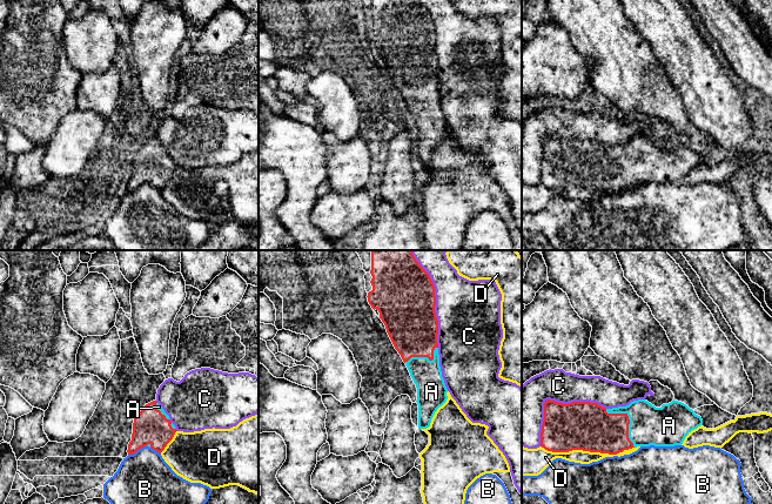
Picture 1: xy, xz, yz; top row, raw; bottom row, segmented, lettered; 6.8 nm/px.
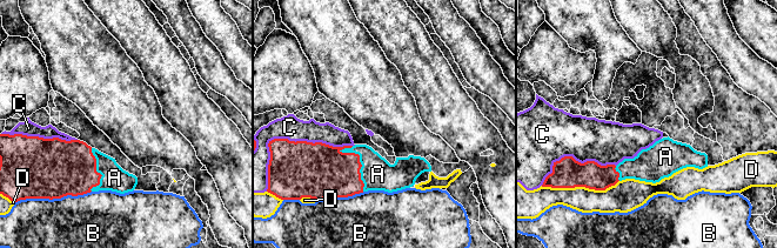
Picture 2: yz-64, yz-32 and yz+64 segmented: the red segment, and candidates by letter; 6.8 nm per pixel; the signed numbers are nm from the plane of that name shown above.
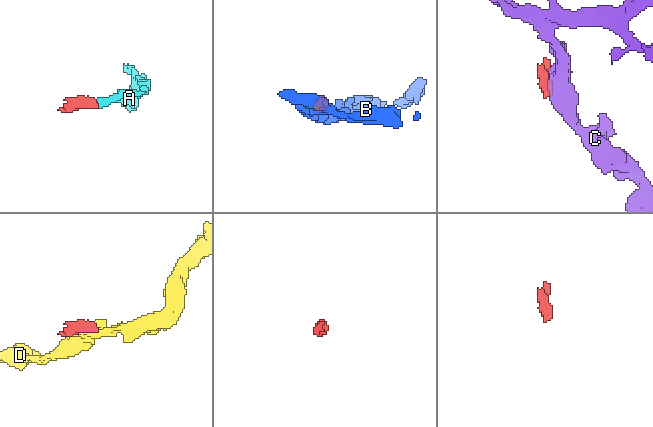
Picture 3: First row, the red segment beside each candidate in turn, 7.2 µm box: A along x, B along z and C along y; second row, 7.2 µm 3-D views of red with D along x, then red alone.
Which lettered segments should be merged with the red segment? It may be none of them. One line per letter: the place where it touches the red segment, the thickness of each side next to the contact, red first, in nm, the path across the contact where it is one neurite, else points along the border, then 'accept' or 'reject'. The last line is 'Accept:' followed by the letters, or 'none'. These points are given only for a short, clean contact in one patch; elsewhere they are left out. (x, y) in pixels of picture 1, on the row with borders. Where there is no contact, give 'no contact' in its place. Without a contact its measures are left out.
A: yz (629, 420) | 300/280 nm | across yz (595, 430), (616, 430), (629, 420), (633, 424), (649, 425) | accept
B: xy (136, 450) | 240/360 nm | reject
C: yz (554, 401) | 340/300 nm | reject
D: yz (588, 450) | 340/100 nm | reject
Accept: A

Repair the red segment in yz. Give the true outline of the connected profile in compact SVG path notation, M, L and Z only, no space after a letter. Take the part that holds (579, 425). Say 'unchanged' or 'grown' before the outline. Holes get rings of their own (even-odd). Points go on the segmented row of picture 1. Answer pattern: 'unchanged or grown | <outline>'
grown | M548 399L544 403L541 446L552 452L583 450L617 455L637 446L682 445L685 437L700 425L703 425L701 417L686 404L674 399L660 408L645 399L638 399L626 406L612 409L590 402L563 404Z

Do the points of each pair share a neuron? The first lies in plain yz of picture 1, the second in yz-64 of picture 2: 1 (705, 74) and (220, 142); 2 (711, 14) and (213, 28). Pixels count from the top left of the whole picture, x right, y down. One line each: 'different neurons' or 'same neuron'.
1: same neuron
2: different neurons

